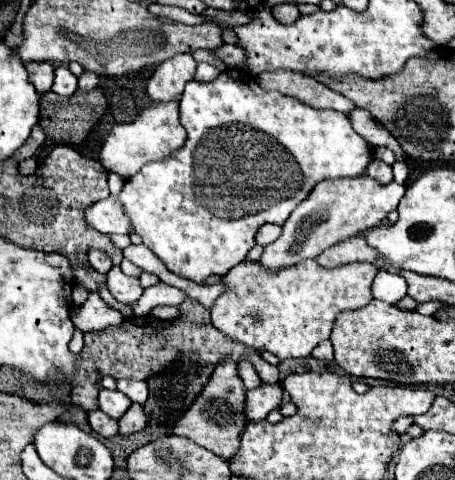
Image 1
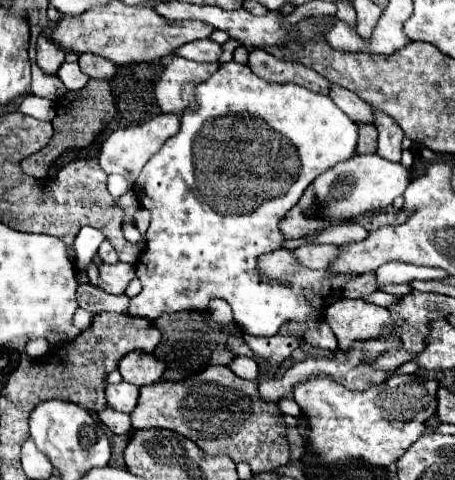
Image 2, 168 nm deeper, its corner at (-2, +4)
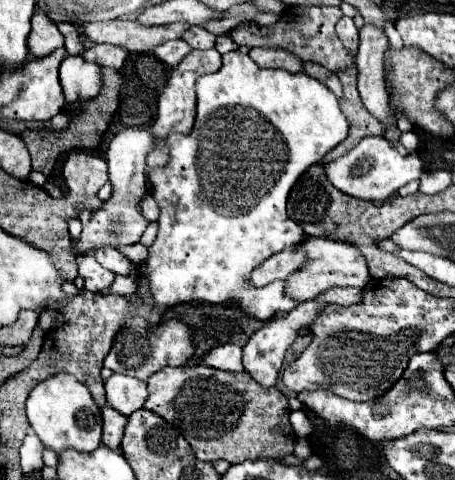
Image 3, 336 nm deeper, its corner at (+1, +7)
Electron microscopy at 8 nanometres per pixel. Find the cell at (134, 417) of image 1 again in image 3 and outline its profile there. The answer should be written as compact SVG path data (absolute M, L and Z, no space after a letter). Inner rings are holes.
M204 364L196 366L178 366L178 368L164 368L148 378L148 400L144 404L146 410L162 416L174 428L182 432L182 436L190 442L198 460L228 460L230 464L244 462L244 460L258 460L258 458L274 458L282 460L284 456L294 452L296 434L290 432L288 422L288 400L278 388L260 386L248 372L224 372Z

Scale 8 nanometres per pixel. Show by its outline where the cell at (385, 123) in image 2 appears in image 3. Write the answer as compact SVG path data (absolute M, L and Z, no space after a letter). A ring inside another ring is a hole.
M364 24L360 28L360 48L356 54L358 64L358 92L366 110L378 118L384 128L396 126L396 118L388 108L388 90L384 84L382 56L388 46L386 34L376 24Z

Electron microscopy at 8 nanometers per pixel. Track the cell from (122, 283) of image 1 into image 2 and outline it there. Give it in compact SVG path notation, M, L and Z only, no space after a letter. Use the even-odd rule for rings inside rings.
M117 263L117 265L99 265L99 287L107 293L121 295L129 281L135 277L135 267L127 263Z

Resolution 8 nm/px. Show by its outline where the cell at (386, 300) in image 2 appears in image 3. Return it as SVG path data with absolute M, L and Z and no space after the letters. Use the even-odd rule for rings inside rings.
M330 288L328 292L316 296L314 300L308 300L304 304L300 304L298 308L294 308L292 312L288 312L286 316L274 318L268 324L264 324L258 332L254 332L248 340L248 344L242 348L244 352L244 368L246 372L262 386L274 386L276 378L280 374L282 362L284 362L284 354L290 348L290 344L298 338L302 328L312 326L312 322L316 320L316 316L322 312L322 308L330 306L330 304L338 304L338 306L352 306L352 304L360 304L364 298L364 288Z

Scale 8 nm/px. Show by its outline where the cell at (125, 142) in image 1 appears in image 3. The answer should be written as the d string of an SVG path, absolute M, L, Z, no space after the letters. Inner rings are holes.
M124 126L110 142L108 150L106 150L106 162L108 162L108 170L110 170L110 182L112 182L112 196L110 200L104 204L104 208L96 210L92 214L92 220L88 226L84 226L82 236L80 236L80 244L72 244L76 254L84 254L102 246L122 246L122 244L136 244L142 236L142 232L148 226L148 220L144 220L144 216L140 214L140 198L146 194L146 176L144 176L144 168L146 168L146 160L148 154L156 148L156 138L152 134L150 128L142 128L142 126Z

